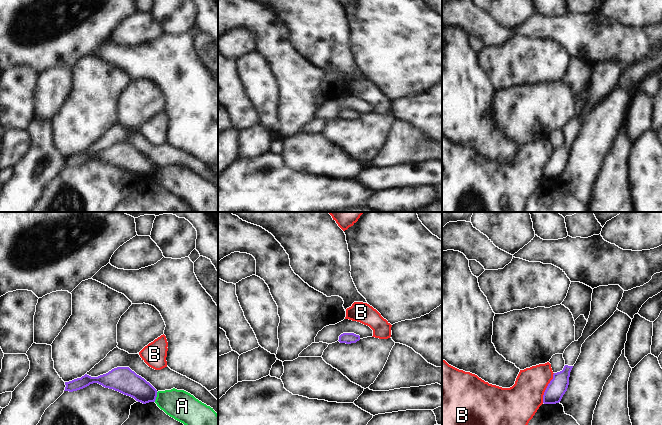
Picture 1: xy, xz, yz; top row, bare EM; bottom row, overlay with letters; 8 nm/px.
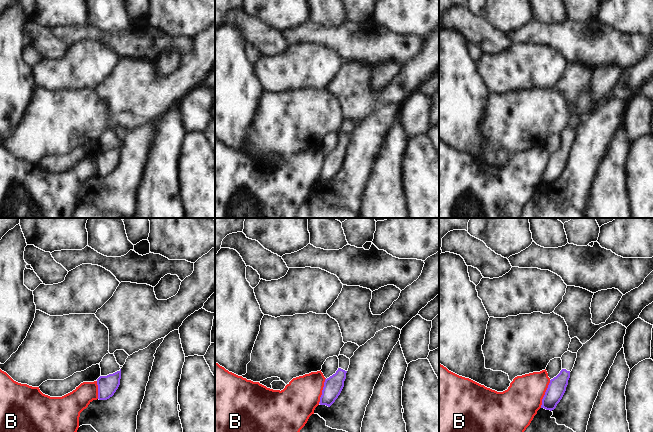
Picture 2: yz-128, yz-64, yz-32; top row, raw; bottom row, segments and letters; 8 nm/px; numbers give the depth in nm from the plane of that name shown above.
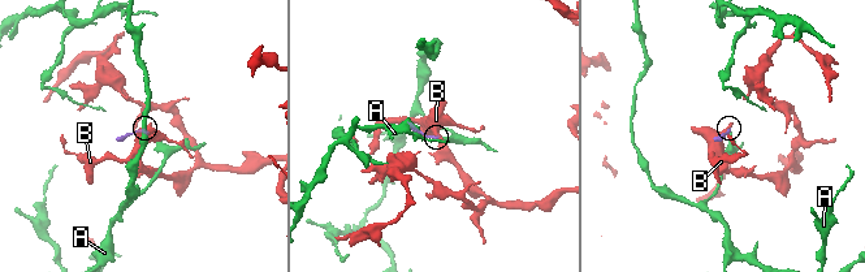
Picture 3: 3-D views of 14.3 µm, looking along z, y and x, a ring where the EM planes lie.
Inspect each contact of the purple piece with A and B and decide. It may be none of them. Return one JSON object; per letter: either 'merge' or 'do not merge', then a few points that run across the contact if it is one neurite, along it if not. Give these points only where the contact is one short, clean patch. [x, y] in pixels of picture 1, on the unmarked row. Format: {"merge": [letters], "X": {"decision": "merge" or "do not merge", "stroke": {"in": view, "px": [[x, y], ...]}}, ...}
{"merge": [], "A": {"decision": "do not merge", "stroke": {"in": "xy", "px": [[157, 168], [154, 177]]}}, "B": {"decision": "do not merge", "stroke": {"in": "yz", "px": [[554, 149], [544, 168], [542, 178]]}}}

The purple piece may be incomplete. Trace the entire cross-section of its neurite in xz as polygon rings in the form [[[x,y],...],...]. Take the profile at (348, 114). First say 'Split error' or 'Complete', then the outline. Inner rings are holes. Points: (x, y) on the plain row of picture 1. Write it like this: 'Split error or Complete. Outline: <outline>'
Complete. Outline: [[[343,109],[339,112],[339,118],[340,119],[346,119],[346,120],[351,120],[351,119],[356,119],[357,117],[360,116],[360,112],[356,111],[354,109]]]

